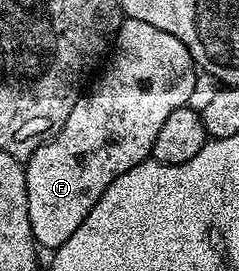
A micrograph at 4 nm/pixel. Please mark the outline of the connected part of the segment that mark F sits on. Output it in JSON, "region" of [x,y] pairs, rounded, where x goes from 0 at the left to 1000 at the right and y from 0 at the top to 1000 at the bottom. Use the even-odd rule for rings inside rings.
{"region":[[[561,66],[510,77],[435,244],[418,262],[423,292],[406,306],[393,299],[364,339],[343,343],[314,399],[297,399],[280,458],[264,458],[238,498],[213,520],[184,524],[100,601],[130,856],[159,911],[188,919],[192,908],[205,930],[285,897],[297,856],[347,827],[381,768],[397,768],[414,723],[431,723],[439,697],[485,657],[636,572],[649,502],[665,502],[665,472],[682,472],[699,428],[795,387],[799,339],[816,339],[833,269],[799,192],[782,192],[774,166],[732,148],[715,118],[682,118],[682,103],[644,103]]]}

